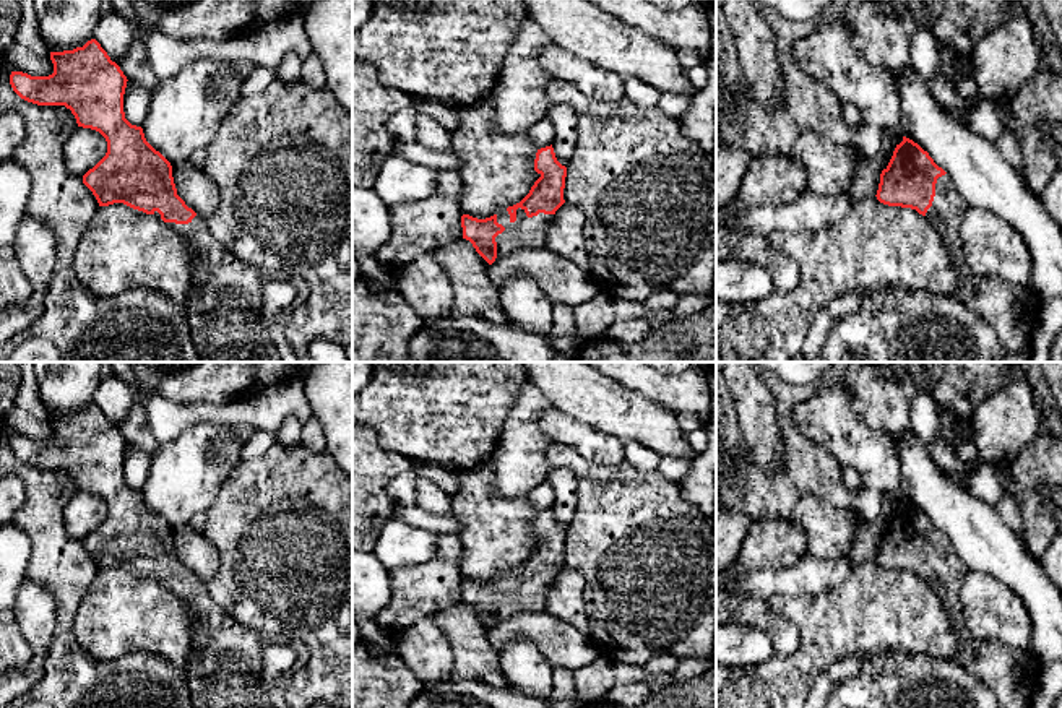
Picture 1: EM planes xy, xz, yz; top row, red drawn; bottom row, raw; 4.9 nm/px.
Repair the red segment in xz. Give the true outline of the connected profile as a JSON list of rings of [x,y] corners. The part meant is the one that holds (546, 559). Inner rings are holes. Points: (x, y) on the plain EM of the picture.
[[[552,508],[537,513],[534,534],[541,539],[529,557],[516,568],[500,573],[486,583],[461,580],[463,602],[492,628],[497,620],[523,611],[544,611],[549,588],[565,567],[567,531],[562,529]]]

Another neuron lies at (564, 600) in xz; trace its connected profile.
[[[565,565],[555,575],[549,588],[544,611],[568,622],[589,637],[589,625],[583,604],[583,588],[583,576],[575,568]]]

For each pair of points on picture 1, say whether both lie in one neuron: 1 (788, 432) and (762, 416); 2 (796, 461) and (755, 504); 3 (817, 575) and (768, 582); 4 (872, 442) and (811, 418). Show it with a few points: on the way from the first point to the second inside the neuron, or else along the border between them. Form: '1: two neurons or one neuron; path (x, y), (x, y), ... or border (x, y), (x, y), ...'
1: two neurons; border (770, 390), (775, 400), (783, 465)
2: one neuron; path (791, 473), (767, 494)
3: one neuron; path (806, 577), (794, 582), (780, 582)
4: one neuron; path (858, 442), (851, 442), (825, 418)

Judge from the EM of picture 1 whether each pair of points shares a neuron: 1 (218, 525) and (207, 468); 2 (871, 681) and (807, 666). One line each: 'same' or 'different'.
1: different
2: different

